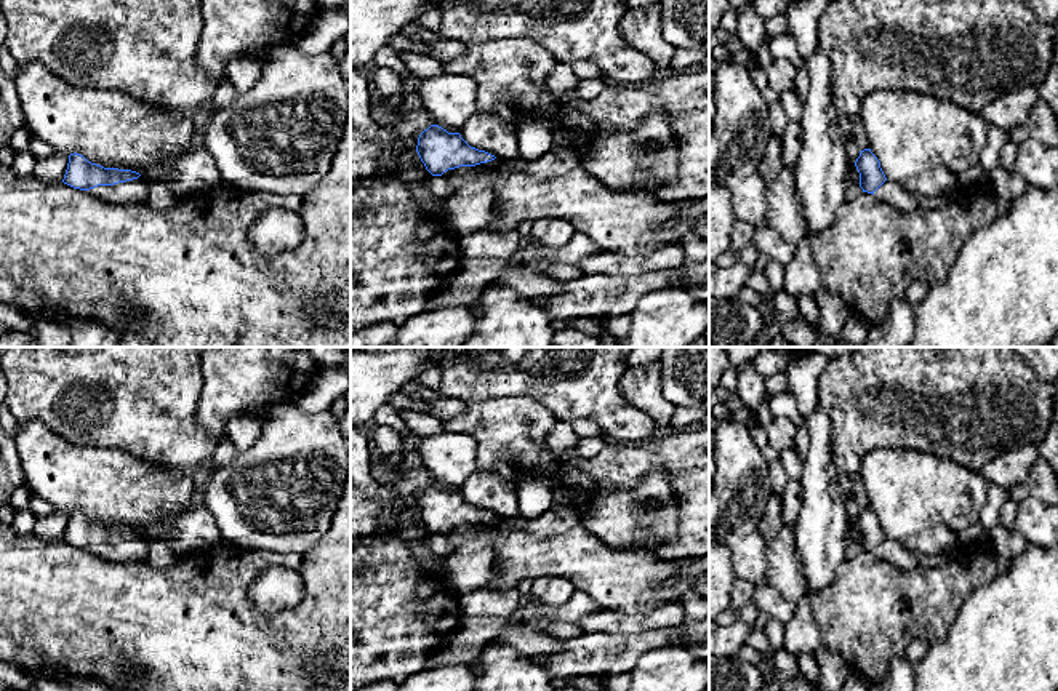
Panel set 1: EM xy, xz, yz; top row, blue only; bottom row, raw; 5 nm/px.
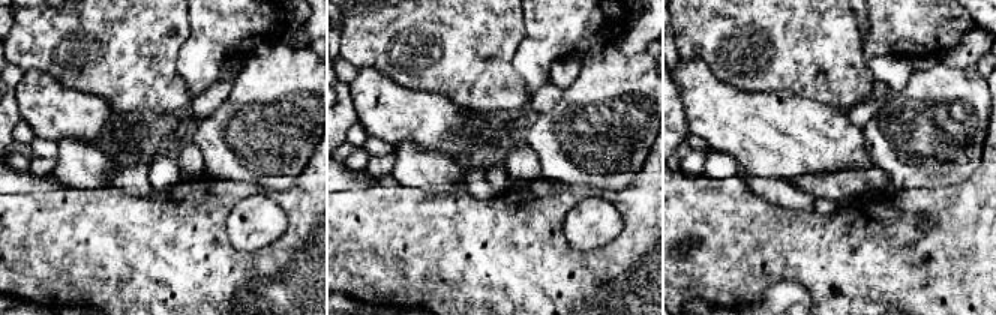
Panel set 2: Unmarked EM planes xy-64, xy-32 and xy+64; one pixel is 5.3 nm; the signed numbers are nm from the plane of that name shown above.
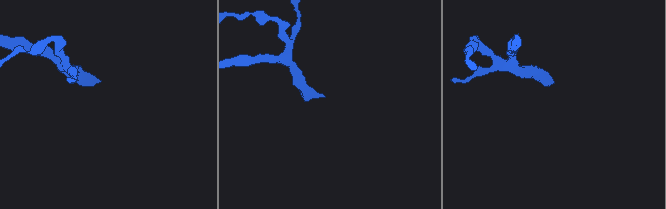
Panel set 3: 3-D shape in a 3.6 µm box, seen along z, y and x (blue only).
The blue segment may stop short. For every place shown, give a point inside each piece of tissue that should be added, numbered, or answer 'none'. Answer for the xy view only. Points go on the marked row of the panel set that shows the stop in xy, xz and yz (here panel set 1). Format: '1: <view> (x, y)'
1: xy (135, 191)

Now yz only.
1: yz (893, 194)

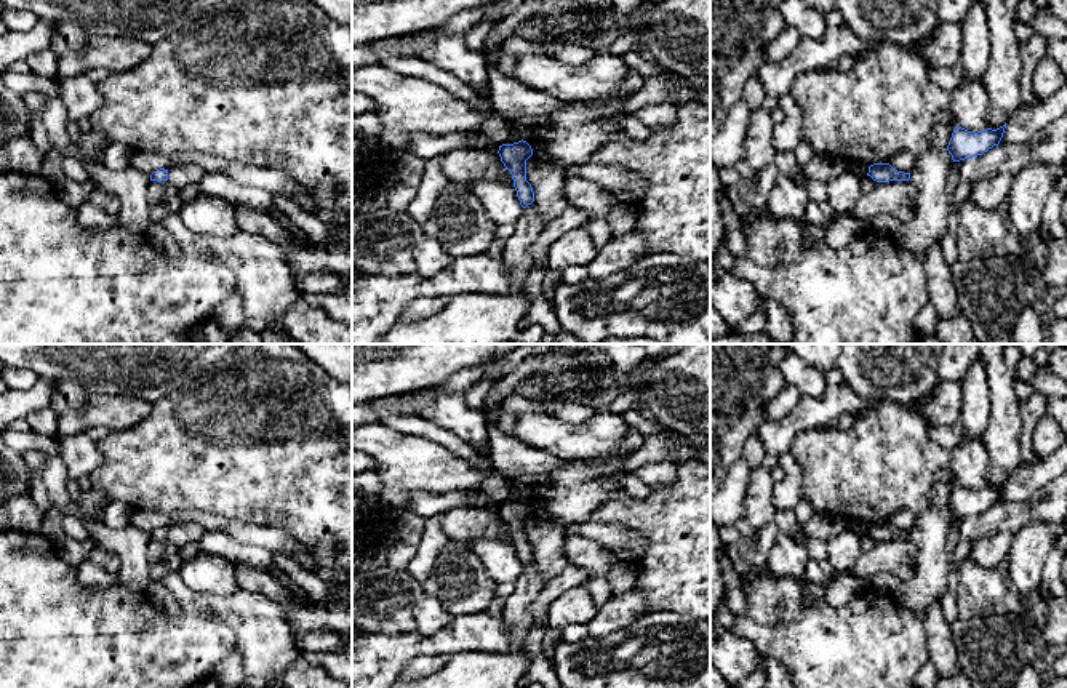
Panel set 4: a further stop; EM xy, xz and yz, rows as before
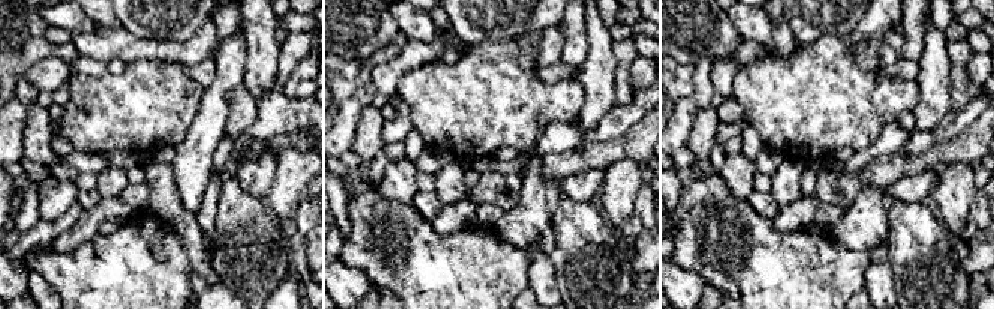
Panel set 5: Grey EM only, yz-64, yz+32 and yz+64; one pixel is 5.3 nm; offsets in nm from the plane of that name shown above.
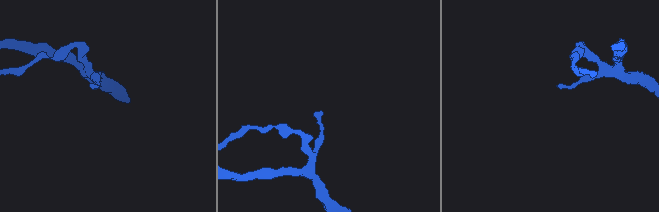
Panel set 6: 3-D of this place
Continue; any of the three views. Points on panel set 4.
none

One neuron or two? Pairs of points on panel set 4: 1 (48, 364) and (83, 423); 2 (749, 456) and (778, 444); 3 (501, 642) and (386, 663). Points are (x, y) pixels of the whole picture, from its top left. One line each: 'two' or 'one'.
1: two
2: two
3: one

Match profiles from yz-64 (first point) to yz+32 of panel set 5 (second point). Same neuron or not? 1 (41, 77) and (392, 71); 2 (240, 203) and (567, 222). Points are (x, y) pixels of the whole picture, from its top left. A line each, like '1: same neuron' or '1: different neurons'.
1: same neuron
2: same neuron

